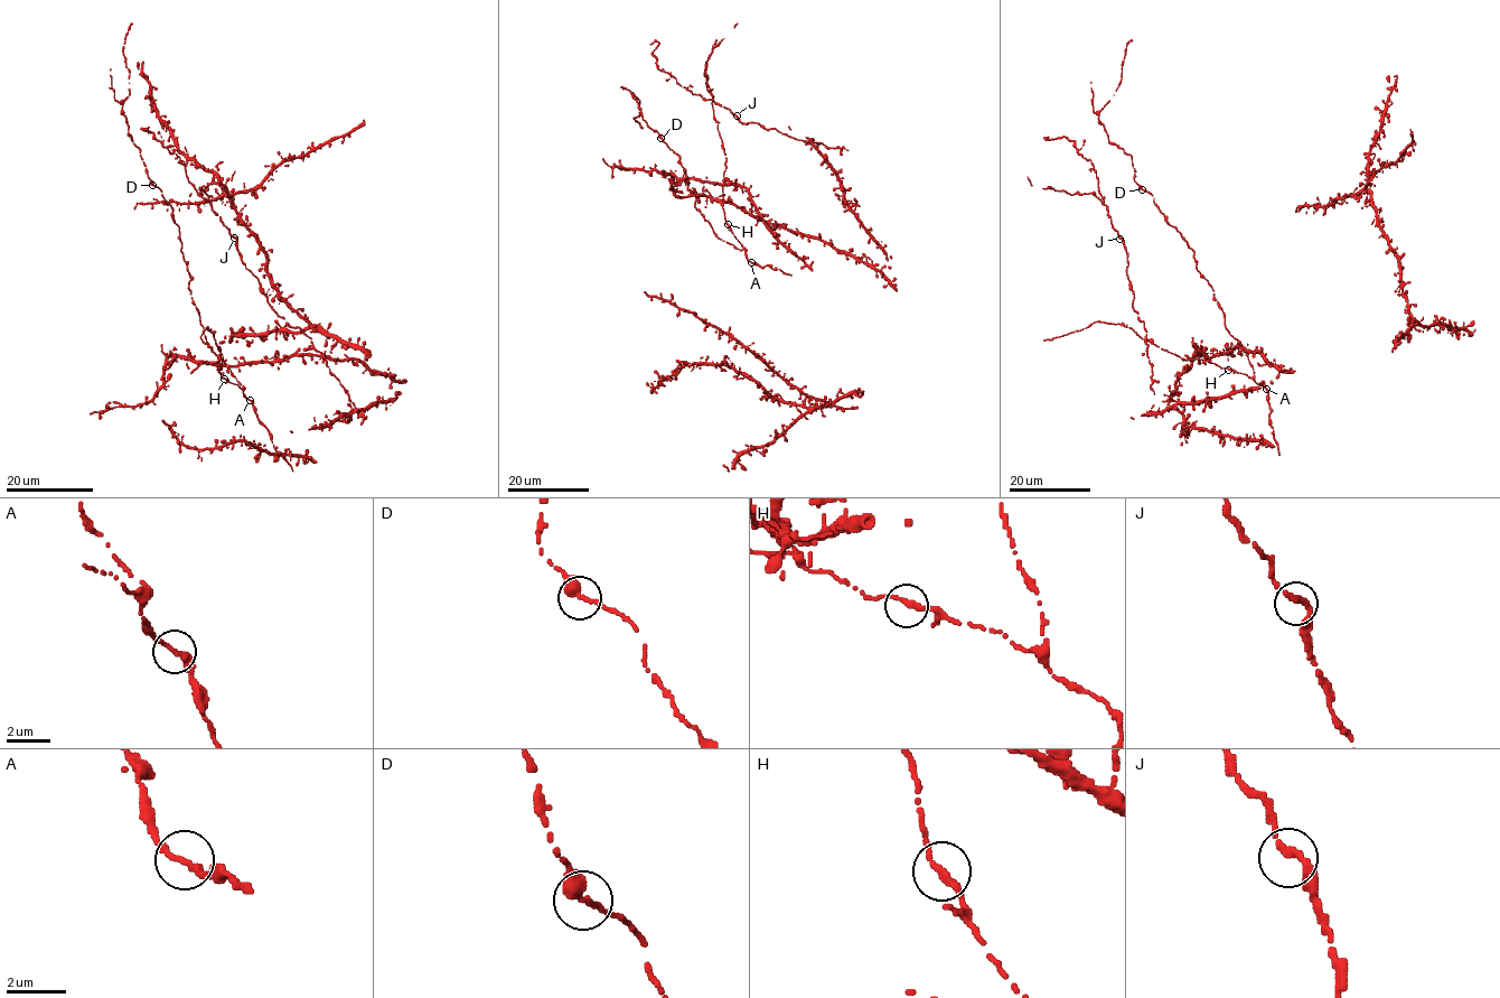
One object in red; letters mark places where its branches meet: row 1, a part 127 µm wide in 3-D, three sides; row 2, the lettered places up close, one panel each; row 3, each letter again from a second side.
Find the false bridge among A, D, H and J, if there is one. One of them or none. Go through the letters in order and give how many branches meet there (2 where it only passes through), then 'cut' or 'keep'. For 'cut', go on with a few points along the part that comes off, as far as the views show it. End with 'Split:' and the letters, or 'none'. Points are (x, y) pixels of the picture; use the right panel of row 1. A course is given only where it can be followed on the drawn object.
A: 2 | keep
D: 2 | keep
H: 2 | keep
J: 2 | keep
Split: none

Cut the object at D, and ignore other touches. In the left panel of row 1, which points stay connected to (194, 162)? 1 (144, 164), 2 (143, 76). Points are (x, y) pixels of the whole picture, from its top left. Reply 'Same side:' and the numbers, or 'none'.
Same side: 2

